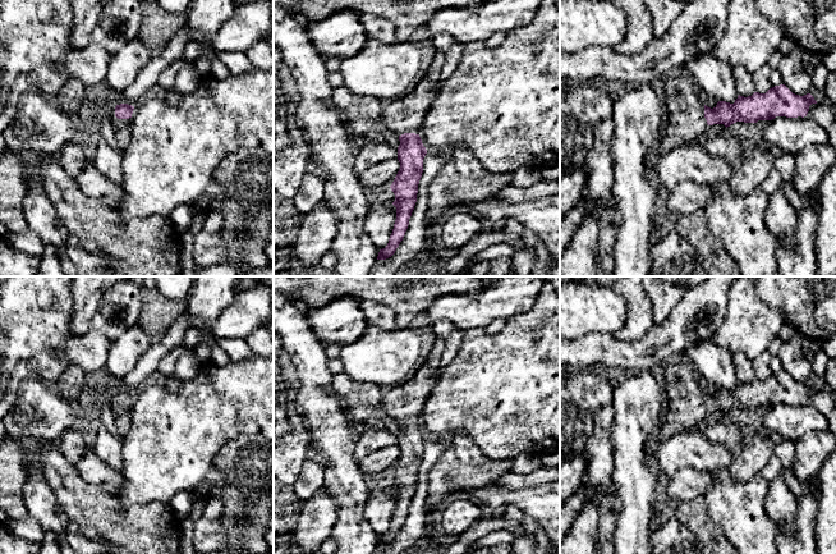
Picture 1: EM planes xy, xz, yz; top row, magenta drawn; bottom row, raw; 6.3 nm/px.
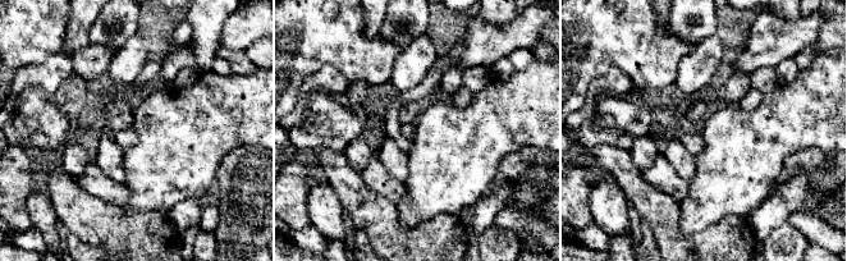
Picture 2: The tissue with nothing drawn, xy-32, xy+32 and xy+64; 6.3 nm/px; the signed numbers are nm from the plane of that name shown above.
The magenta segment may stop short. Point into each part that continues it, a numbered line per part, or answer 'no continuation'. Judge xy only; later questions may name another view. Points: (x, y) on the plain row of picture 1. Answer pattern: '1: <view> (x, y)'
1: xy (116, 410)

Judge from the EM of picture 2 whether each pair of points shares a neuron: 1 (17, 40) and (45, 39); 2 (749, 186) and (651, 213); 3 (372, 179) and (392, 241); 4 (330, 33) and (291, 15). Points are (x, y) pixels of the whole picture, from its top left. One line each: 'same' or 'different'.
1: same
2: different
3: different
4: same

